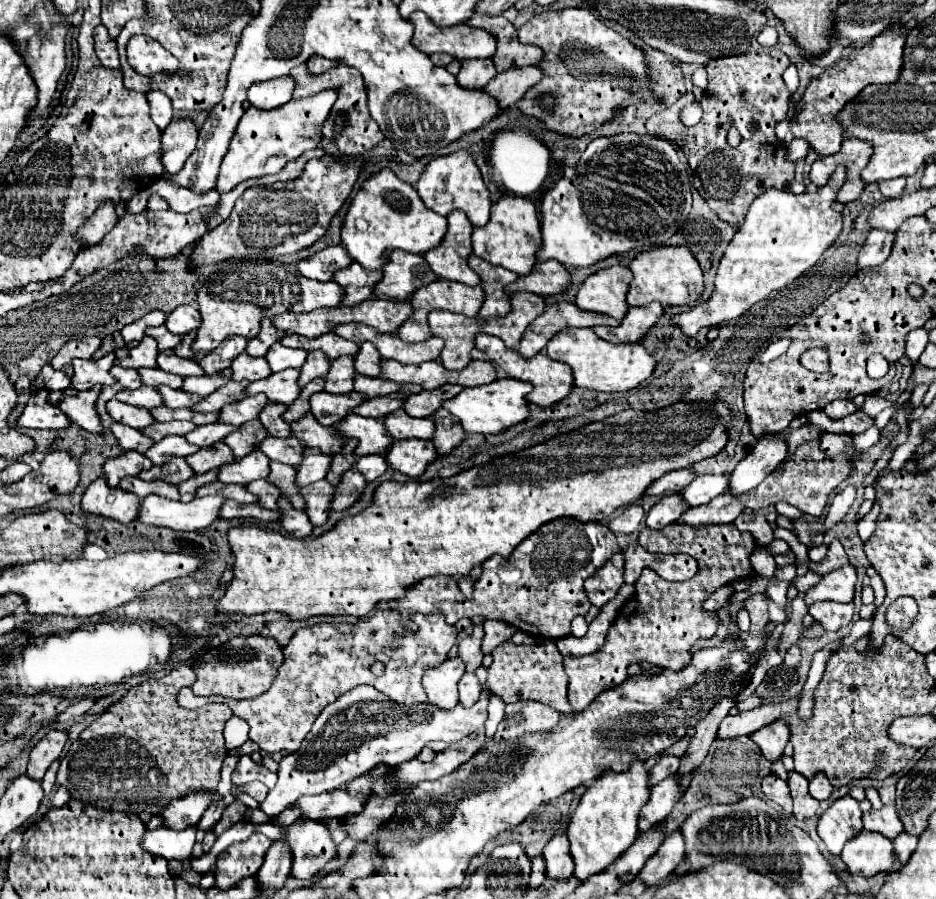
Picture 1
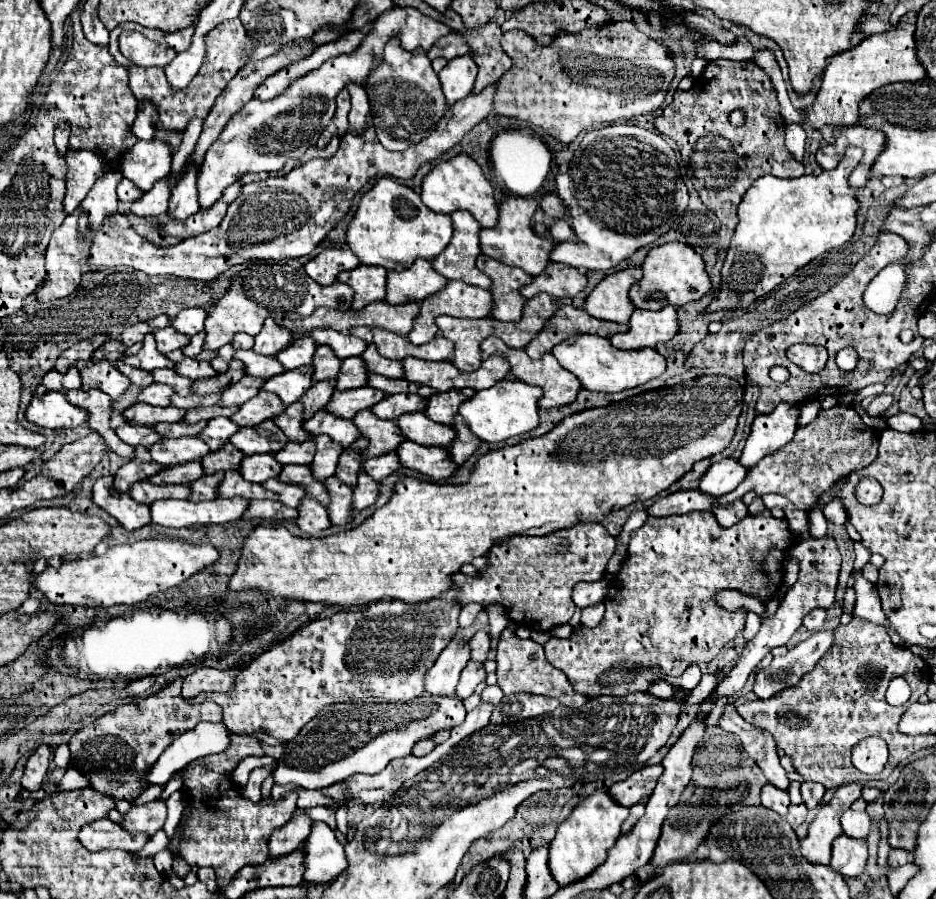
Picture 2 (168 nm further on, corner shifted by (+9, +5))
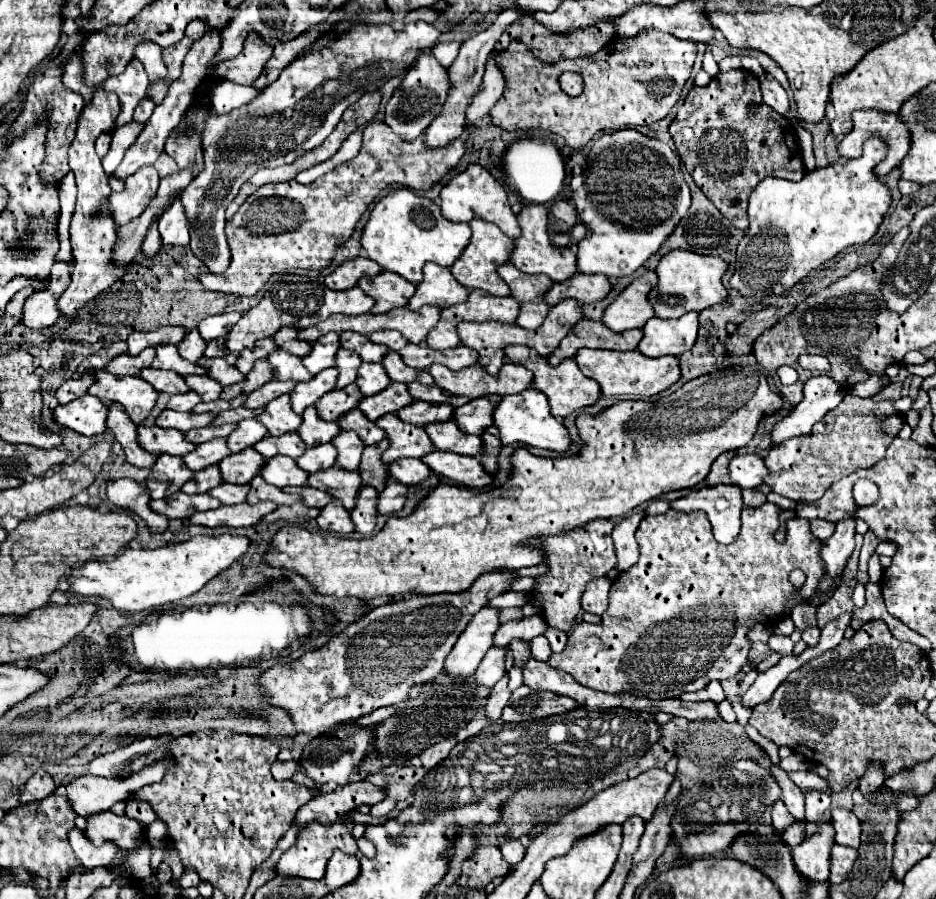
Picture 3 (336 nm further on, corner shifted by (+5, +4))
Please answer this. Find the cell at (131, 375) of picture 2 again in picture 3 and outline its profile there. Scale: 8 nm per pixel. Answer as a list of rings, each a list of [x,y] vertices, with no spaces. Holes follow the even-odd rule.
[[[142,369],[140,377],[144,377],[156,391],[166,391],[170,395],[176,395],[176,393],[188,393],[192,391],[184,377],[174,373],[174,371],[160,371],[160,369]]]

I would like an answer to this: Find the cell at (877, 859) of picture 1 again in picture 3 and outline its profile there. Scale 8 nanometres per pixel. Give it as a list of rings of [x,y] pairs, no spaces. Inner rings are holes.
[[[834,845],[830,853],[830,883],[840,883],[846,879],[848,871],[852,869],[852,863],[856,859],[856,849]]]

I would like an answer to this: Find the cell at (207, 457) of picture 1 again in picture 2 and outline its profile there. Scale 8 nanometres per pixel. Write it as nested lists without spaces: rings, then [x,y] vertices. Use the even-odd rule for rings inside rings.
[[[226,442],[226,444],[222,444],[222,448],[208,452],[200,462],[202,462],[204,474],[214,474],[218,470],[222,470],[222,472],[236,470],[242,458],[244,458],[244,454],[240,454],[240,450],[236,450],[230,442]]]

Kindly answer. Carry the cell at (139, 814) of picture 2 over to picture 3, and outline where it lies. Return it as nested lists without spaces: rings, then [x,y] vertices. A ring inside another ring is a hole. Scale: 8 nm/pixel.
[[[102,811],[88,815],[86,821],[88,827],[84,829],[84,835],[96,847],[100,847],[104,841],[112,841],[120,849],[134,849],[138,841],[144,839],[144,827],[140,827],[140,823],[132,823],[132,819],[128,819],[126,815],[118,817],[112,811]]]

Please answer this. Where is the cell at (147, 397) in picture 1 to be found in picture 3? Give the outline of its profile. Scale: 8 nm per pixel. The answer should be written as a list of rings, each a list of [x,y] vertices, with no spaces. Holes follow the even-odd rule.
[[[190,391],[188,395],[174,395],[174,397],[170,399],[168,407],[170,407],[170,409],[176,409],[176,411],[192,411],[200,401],[202,401],[202,399],[200,399],[194,391]]]

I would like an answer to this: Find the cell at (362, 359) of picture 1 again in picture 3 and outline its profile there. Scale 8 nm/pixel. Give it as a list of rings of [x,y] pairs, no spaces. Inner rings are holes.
[[[390,351],[384,361],[382,361],[384,369],[388,371],[388,377],[392,381],[402,381],[402,383],[412,383],[412,381],[418,381],[418,383],[424,383],[424,385],[432,385],[434,379],[432,375],[424,369],[424,371],[416,371],[408,365],[404,365],[402,357],[396,353],[396,351]]]

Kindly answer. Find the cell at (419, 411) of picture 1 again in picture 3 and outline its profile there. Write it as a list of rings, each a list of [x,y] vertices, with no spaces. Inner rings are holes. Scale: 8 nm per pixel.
[[[488,395],[488,397],[480,397],[480,399],[472,399],[470,403],[462,405],[456,409],[456,423],[464,433],[472,433],[472,435],[482,435],[490,425],[494,425],[492,421],[492,413],[498,407],[502,399],[498,395]]]

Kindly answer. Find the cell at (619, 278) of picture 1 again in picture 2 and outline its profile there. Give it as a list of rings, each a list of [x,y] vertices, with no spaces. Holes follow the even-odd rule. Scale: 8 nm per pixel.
[[[624,268],[620,272],[608,274],[586,296],[582,308],[594,318],[628,324],[628,318],[634,310],[632,302],[628,302],[628,288],[638,278],[640,278],[640,268]]]

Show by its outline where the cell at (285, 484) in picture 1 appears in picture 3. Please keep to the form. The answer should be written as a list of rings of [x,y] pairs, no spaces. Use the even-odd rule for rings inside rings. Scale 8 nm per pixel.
[[[330,467],[328,471],[312,473],[308,479],[310,487],[316,487],[320,491],[330,491],[330,495],[342,505],[352,511],[356,507],[356,497],[360,487],[364,487],[358,471],[344,471],[340,467]]]

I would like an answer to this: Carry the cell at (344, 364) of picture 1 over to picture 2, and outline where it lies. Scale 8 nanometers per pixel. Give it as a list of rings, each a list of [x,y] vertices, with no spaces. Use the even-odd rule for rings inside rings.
[[[356,356],[344,358],[340,364],[340,372],[336,376],[334,390],[350,390],[350,388],[360,388],[366,386],[368,370],[364,370],[364,362]]]

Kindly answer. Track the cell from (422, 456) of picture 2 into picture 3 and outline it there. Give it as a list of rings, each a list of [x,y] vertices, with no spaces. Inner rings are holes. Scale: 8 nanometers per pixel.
[[[432,451],[424,455],[424,463],[430,465],[430,469],[436,475],[442,475],[450,479],[452,483],[480,489],[486,485],[492,485],[494,477],[484,471],[482,463],[472,457],[462,457],[462,455],[448,455],[448,451]]]

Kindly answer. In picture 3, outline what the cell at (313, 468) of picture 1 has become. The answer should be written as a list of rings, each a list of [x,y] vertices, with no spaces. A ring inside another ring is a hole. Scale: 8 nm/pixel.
[[[344,431],[340,433],[334,441],[334,447],[338,449],[338,465],[348,471],[356,471],[360,467],[360,457],[362,449],[366,447],[362,439],[354,431]]]

